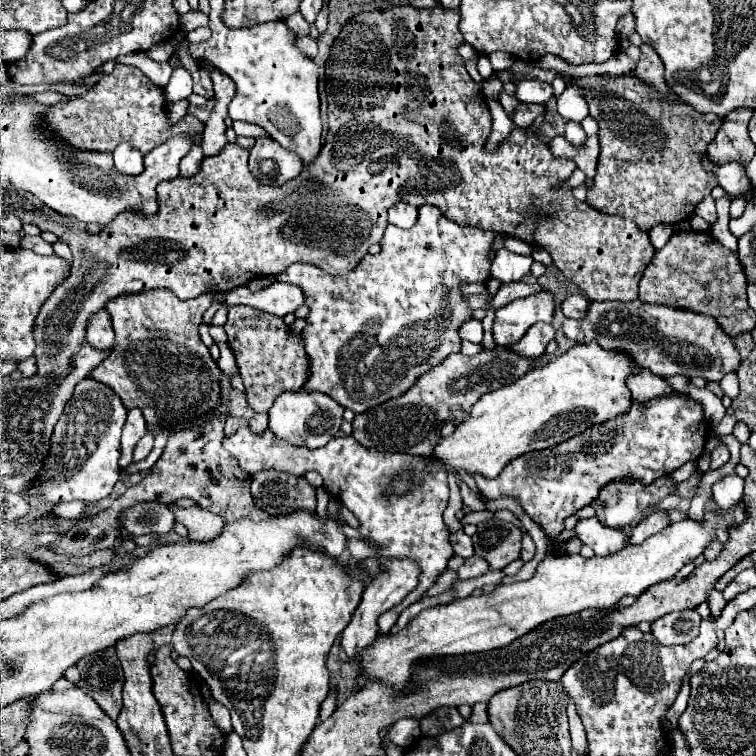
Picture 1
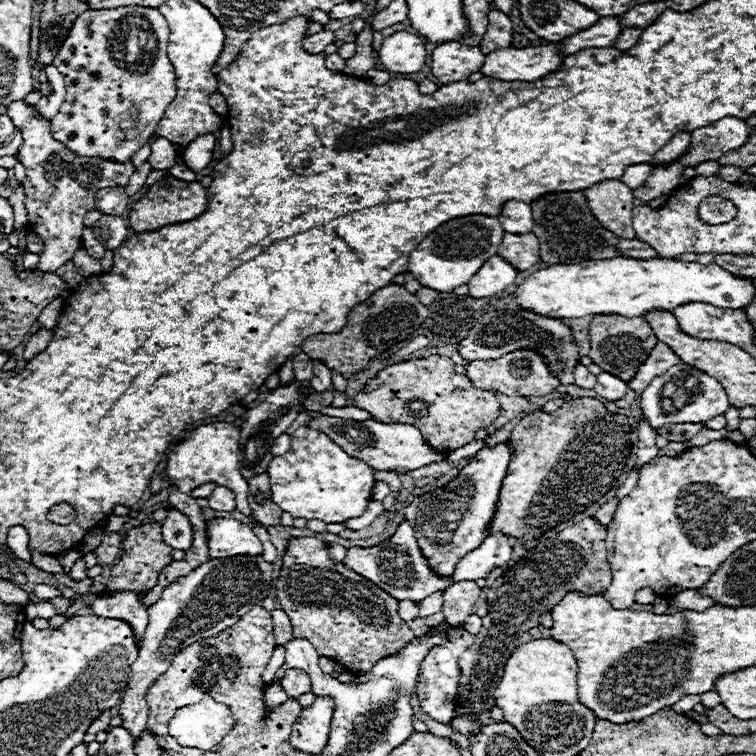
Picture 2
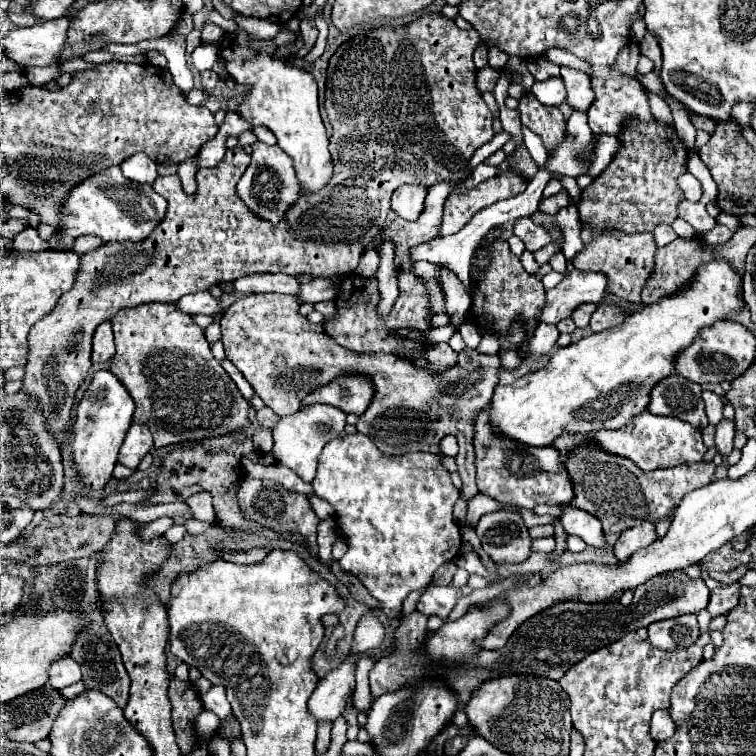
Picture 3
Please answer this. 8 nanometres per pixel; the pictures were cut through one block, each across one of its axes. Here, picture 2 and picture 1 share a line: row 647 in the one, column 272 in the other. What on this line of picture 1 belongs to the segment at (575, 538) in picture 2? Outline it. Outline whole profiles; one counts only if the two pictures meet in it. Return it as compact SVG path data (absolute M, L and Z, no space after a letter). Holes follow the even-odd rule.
M272 470L252 476L254 504L270 512L270 516L284 516L284 512L308 510L316 512L316 488L304 478L278 474Z

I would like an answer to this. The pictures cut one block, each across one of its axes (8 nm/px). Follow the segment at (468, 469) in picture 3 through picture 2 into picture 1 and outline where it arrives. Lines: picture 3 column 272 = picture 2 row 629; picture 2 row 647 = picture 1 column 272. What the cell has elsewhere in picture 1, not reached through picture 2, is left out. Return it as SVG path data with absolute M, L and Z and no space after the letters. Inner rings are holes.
M234 306L228 312L224 330L228 334L228 346L238 360L248 404L256 412L268 412L278 394L300 392L304 388L310 374L310 358L306 356L302 334L292 334L282 316L270 316L250 306Z

